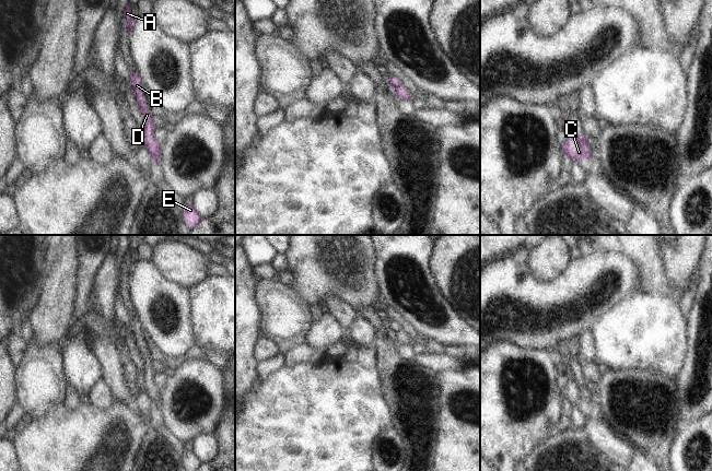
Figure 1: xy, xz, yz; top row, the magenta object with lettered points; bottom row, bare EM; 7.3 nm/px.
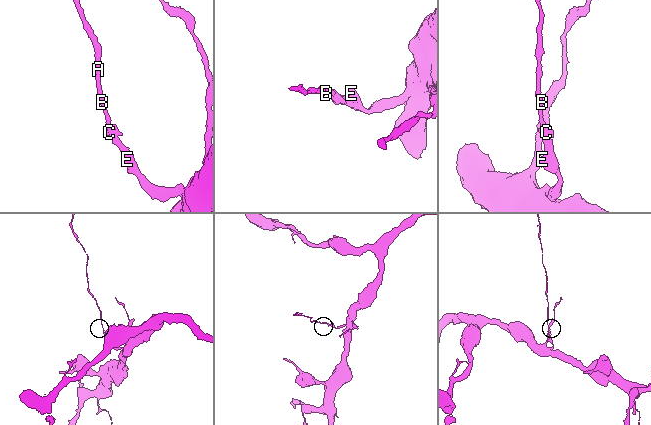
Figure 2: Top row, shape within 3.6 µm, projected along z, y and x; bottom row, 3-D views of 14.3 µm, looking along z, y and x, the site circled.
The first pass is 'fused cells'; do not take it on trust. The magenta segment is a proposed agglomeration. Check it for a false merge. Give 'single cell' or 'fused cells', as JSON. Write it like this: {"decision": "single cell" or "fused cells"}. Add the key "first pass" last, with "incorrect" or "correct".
{"decision": "single cell", "first pass": "incorrect"}

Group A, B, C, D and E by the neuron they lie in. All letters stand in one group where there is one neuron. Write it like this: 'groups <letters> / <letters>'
groups A B C D E

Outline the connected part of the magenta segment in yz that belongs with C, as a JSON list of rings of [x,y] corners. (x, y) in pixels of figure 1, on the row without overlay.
[[[568,361],[564,362],[564,365],[564,374],[569,377],[569,384],[562,389],[562,396],[565,398],[568,403],[575,404],[576,407],[591,404],[592,400],[588,395],[590,387],[587,381],[579,379],[579,375],[570,369]]]

